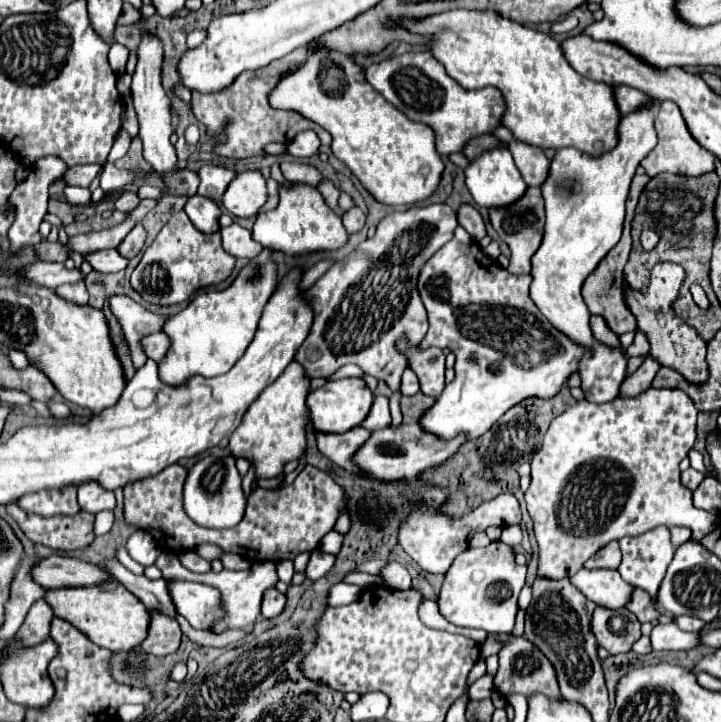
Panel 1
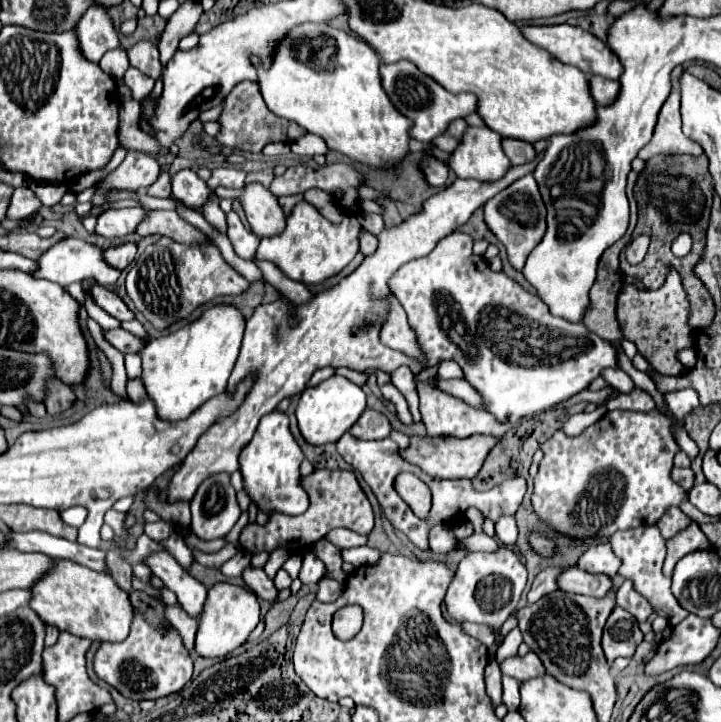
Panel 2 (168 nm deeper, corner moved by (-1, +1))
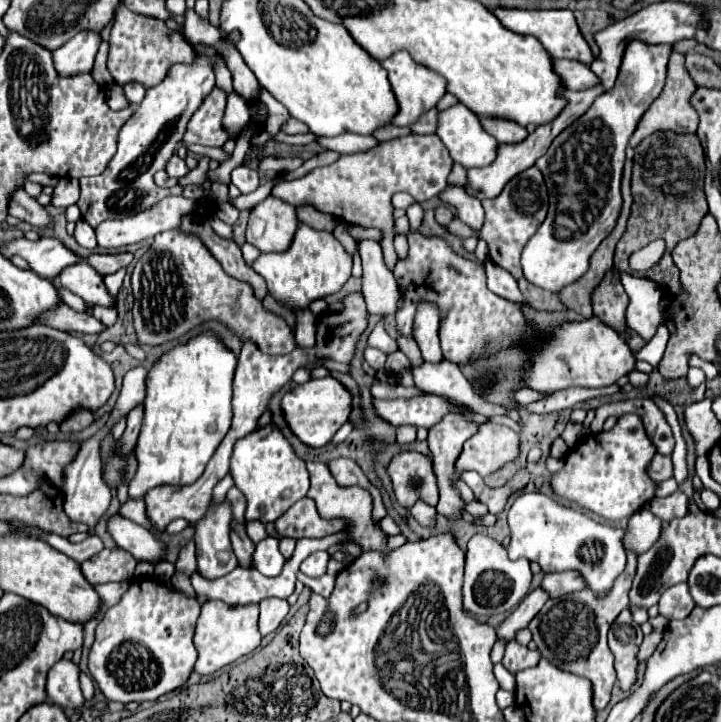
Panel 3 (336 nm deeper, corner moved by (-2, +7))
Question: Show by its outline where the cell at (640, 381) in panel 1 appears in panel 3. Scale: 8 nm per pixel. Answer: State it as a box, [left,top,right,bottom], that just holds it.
[590,399,674,455]

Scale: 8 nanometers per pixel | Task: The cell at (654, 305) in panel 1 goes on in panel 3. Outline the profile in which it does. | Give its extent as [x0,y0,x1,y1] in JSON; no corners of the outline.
[592,269,628,333]

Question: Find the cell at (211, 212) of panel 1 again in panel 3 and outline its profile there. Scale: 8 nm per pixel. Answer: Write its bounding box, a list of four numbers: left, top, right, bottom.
[166,155,188,179]

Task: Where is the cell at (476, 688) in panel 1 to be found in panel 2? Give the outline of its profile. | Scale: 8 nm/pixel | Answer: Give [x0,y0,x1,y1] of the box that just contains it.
[495,629,523,663]

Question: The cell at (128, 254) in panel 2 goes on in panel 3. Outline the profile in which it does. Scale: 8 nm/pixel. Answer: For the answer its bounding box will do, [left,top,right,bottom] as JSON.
[88,253,132,275]

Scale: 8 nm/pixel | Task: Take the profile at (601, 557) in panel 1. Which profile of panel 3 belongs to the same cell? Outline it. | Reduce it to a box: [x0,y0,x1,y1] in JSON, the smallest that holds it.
[506,491,626,595]

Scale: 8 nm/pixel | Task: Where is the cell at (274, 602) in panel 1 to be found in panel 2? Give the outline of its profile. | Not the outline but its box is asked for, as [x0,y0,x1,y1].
[243,567,277,603]

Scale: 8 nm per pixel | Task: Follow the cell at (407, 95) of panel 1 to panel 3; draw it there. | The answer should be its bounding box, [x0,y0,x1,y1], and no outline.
[382,51,446,127]

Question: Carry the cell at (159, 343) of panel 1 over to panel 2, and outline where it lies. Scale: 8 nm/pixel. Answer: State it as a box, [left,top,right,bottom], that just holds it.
[103,327,145,353]

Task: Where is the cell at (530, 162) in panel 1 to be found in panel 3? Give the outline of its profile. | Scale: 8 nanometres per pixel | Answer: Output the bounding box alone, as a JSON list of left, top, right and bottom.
[482,117,528,143]

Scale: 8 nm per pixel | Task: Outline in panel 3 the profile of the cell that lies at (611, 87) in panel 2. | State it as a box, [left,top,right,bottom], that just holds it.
[554,59,596,91]

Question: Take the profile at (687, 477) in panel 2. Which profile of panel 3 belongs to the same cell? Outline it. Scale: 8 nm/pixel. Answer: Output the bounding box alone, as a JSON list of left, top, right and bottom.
[648,455,674,483]

